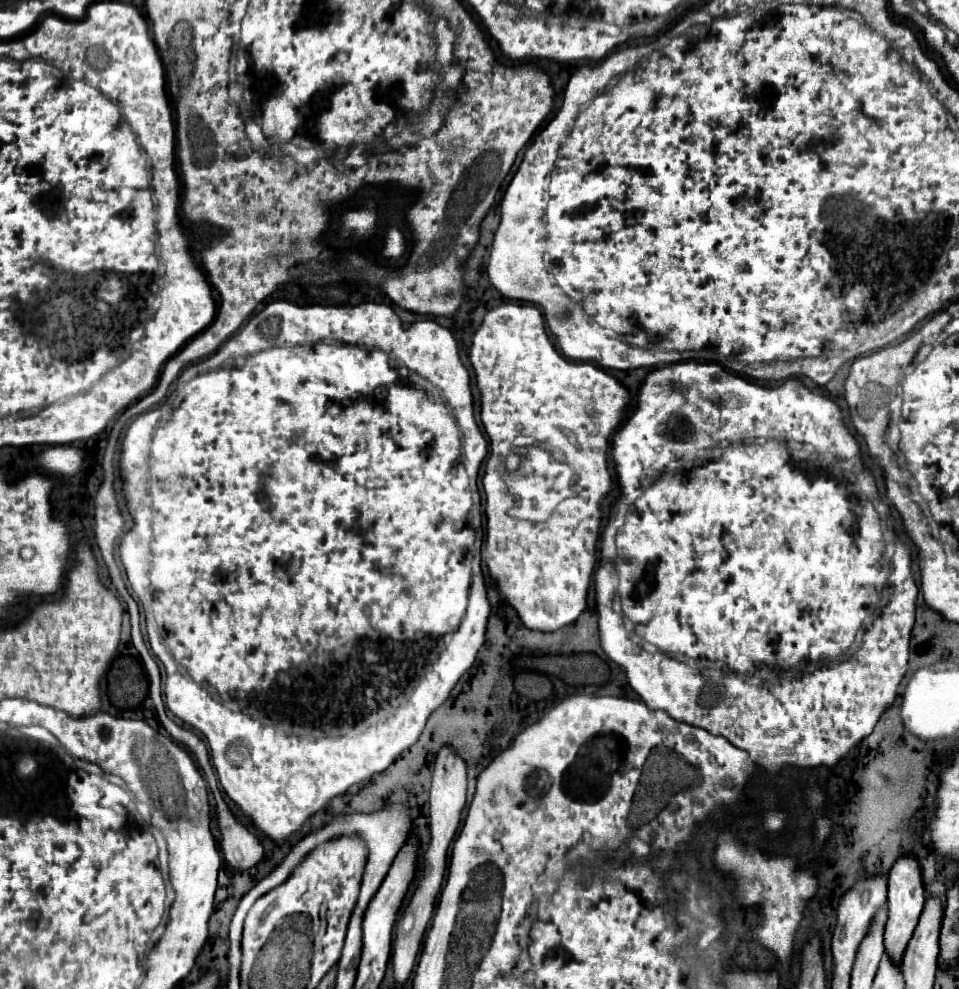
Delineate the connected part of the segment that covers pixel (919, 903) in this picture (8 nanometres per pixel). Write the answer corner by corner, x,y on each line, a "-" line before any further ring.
907,855
905,859
897,859
897,863
893,865
893,871
889,873
887,901
889,901
889,919
885,927
885,949
895,961
901,961
903,951
913,935
913,929
917,925
917,919
923,909
923,901
925,901
925,885
921,883
921,867
913,863
913,855

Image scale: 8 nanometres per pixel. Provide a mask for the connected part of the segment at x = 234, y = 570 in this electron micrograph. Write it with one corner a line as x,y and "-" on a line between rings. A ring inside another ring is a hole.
276,300
276,301
273,301
273,302
272,302
272,303
269,303
269,305
267,305
267,307
265,307
265,309
263,309
263,311
259,311
259,313
257,313
257,315
255,315
255,317
251,317
251,319
249,319
249,323
247,323
247,325
245,325
245,327
243,327
243,329
241,329
241,331
239,331
239,333
235,333
235,335
233,335
233,337
231,337
231,339
227,339
227,341
225,341
225,343
223,343
223,345
221,345
221,347
219,347
219,349
217,349
217,351
215,351
215,353
213,353
213,355
212,355
212,356
210,356
210,357
207,357
207,358
205,358
205,359
203,359
203,360
201,360
201,361
199,361
199,362
196,362
196,363
194,363
194,364
191,364
191,365
189,365
189,366
187,366
187,367
186,367
186,368
185,368
185,369
184,369
184,370
183,370
183,371
182,371
182,373
181,373
181,374
180,374
180,376
179,376
179,377
178,377
178,379
177,379
177,383
175,383
175,389
173,389
173,391
171,391
171,395
169,395
169,397
167,397
167,400
165,400
165,403
162,403
162,404
160,404
160,405
158,405
158,406
157,406
157,407
156,407
156,408
154,408
154,409
152,409
152,410
149,410
149,411
147,411
147,412
145,412
145,413
143,413
143,414
141,414
141,415
139,415
139,416
138,416
138,417
137,417
137,418
136,418
136,419
135,419
135,420
134,420
134,421
133,421
133,423
132,423
132,424
131,424
131,425
130,425
130,426
129,426
129,429
127,429
127,433
125,433
125,437
123,437
123,443
121,443
121,459
119,459
119,473
121,473
121,479
123,479
123,495
125,495
125,501
127,501
127,511
129,511
129,513
131,513
131,517
133,517
133,527
131,527
131,529
129,529
129,531
127,531
127,533
125,533
125,537
123,537
123,539
121,539
121,547
119,547
119,555
121,555
121,561
123,561
123,567
125,567
125,571
127,571
127,579
129,579
129,583
131,583
131,587
130,587
130,585
129,585
129,583
125,583
125,587
127,587
127,591
129,591
129,593
131,593
131,597
133,597
133,599
135,599
135,601
137,601
137,605
139,605
139,629
141,629
141,635
143,635
143,641
145,641
145,647
147,647
147,651
149,651
149,653
151,653
151,657
153,657
153,659
155,659
155,663
157,663
157,667
159,667
159,677
161,677
161,699
163,699
163,707
165,707
165,713
167,713
167,708
166,708
166,706
165,706
165,703
167,703
167,707
169,707
169,711
171,711
171,713
173,713
173,715
175,715
175,717
177,717
177,719
181,719
181,721
183,721
183,723
185,723
185,725
189,725
189,727
193,727
193,729
195,729
195,731
194,731
194,732
193,732
193,733
195,733
195,732
196,732
196,731
199,731
199,729
203,729
203,731
199,731
199,733
201,733
201,735
203,735
203,737
205,737
205,739
207,739
207,745
209,745
209,749
211,749
211,759
213,759
213,765
215,765
215,769
217,769
217,775
219,775
219,781
221,781
221,785
223,785
223,789
225,789
225,793
227,793
227,795
229,795
229,797
231,797
231,799
233,799
233,801
235,801
235,803
237,803
237,805
239,805
239,809
241,809
241,811
243,811
243,813
245,813
245,815
247,815
247,817
251,817
251,821
253,821
253,823
255,823
255,827
257,827
257,829
259,829
259,831
261,831
261,833
265,833
265,835
267,835
267,837
271,837
271,839
273,839
273,841
275,841
275,843
283,843
283,841
285,841
285,839
287,839
287,837
289,837
289,835
291,835
291,833
295,833
295,831
297,831
297,829
301,829
301,825
303,825
303,823
305,823
305,821
307,821
307,819
309,819
309,817
311,817
311,815
313,815
313,813
317,813
317,811
319,811
319,809
321,809
321,807
325,807
325,805
327,805
327,803
329,803
329,801
331,801
331,799
333,799
333,797
337,797
337,795
341,795
341,793
345,793
345,791
347,791
347,789
349,789
349,787
351,787
351,785
355,785
355,783
359,783
359,781
363,781
363,779
365,779
365,783
367,783
367,782
368,782
368,781
369,781
369,779
370,779
370,778
371,778
371,777
372,777
372,776
373,776
373,775
375,775
375,773
381,773
381,771
385,771
385,769
387,769
387,767
389,767
389,765
391,765
391,763
393,763
393,759
395,759
395,757
397,757
397,755
399,755
399,753
403,753
403,751
405,751
405,749
409,749
409,747
411,747
411,745
413,745
413,743
415,743
415,741
417,741
417,739
419,739
419,735
421,735
421,731
423,731
423,727
425,727
425,723
427,723
427,719
429,719
429,715
431,715
431,713
433,713
433,711
435,711
435,709
437,709
437,707
439,707
439,705
441,705
441,703
443,703
443,701
445,701
445,699
447,699
447,697
449,697
449,691
451,691
451,689
453,689
453,687
455,687
455,683
457,683
457,681
459,681
459,677
461,677
461,675
463,675
463,673
465,673
465,671
467,671
467,669
469,669
469,667
471,667
471,665
473,665
473,661
475,661
475,657
477,657
477,653
479,653
479,649
481,649
481,647
483,647
483,643
485,643
485,635
487,635
487,621
489,621
489,615
491,615
491,605
489,605
489,597
487,597
487,587
485,587
485,577
483,577
483,571
482,571
482,570
481,570
481,547
482,547
482,544
483,544
483,542
484,542
484,540
483,540
483,539
484,539
484,537
485,537
485,530
484,530
484,527
482,527
482,526
483,526
483,517
484,517
484,516
483,516
483,514
484,514
484,513
483,513
483,512
481,512
481,511
482,511
482,510
483,510
483,508
484,508
484,507
483,507
483,505
482,505
482,503
481,503
481,502
480,502
480,494
479,494
479,491
478,491
478,487
477,487
477,475
479,475
479,469
481,469
481,463
483,463
483,459
485,459
485,457
487,457
487,447
489,447
489,445
487,445
487,441
485,441
485,437
483,437
483,435
481,435
481,431
479,431
479,425
477,425
477,421
475,421
475,409
473,409
473,391
471,391
471,375
469,375
469,371
467,371
467,367
465,367
465,365
463,365
463,361
461,361
461,357
459,357
459,347
457,347
457,341
455,341
455,337
454,337
454,334
453,334
453,332
452,332
452,331
451,331
451,329
449,329
449,328
446,328
446,327
443,327
443,326
442,326
442,325
439,325
439,324
438,324
438,323
437,323
437,322
436,322
436,321
434,321
434,320
431,320
431,319
425,319
425,320
421,320
421,321
417,321
417,323
411,323
411,325
403,325
403,323
401,323
401,321
399,321
399,317
397,317
397,314
396,314
396,313
395,313
395,311
394,311
394,309
393,309
393,308
392,308
392,306
390,306
390,305
388,305
388,304
385,304
385,303
382,303
382,302
381,302
381,303
379,303
379,302
373,302
373,301
366,301
366,302
362,302
362,303
361,303
361,305
355,305
355,307
337,307
337,305
295,305
295,303
292,303
292,302
289,302
289,301
286,301
286,300
-
389,353
395,353
395,357
397,357
397,359
401,359
401,361
403,361
403,363
405,363
405,365
407,365
407,367
409,367
409,371
413,371
413,373
417,373
417,375
421,375
421,377
425,377
425,379
415,379
415,375
411,375
411,373
409,373
409,371
407,371
407,367
405,367
405,365
401,365
401,363
397,363
397,361
395,361
395,359
393,359
393,357
391,357
391,355
389,355
-
221,699
223,699
223,701
235,701
235,703
241,703
241,709
243,709
243,710
235,710
235,711
232,711
232,710
231,710
231,709
227,709
227,707
225,707
225,705
223,705
223,703
222,703
222,702
221,702

